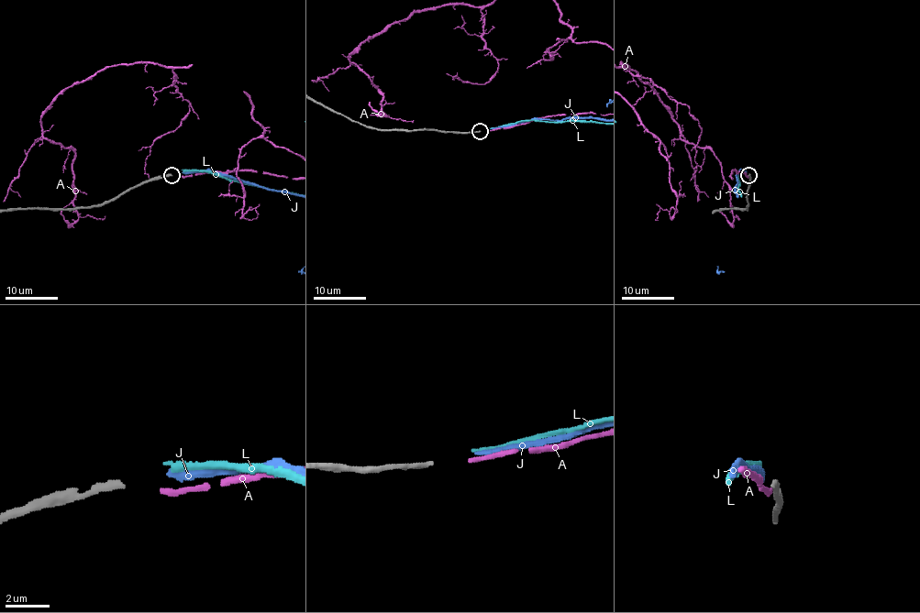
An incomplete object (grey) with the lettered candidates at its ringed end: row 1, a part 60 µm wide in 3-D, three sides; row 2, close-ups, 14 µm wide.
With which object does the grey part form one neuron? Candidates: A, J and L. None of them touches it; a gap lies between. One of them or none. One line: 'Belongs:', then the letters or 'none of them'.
Belongs: J

